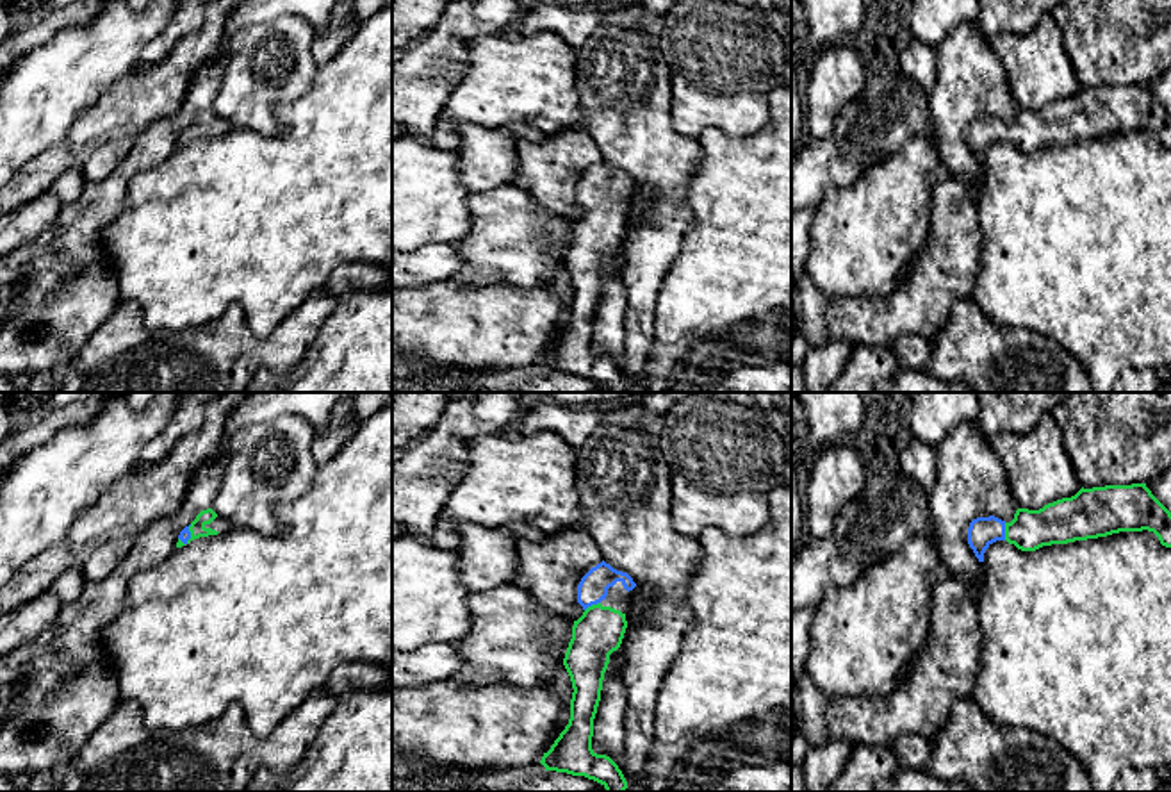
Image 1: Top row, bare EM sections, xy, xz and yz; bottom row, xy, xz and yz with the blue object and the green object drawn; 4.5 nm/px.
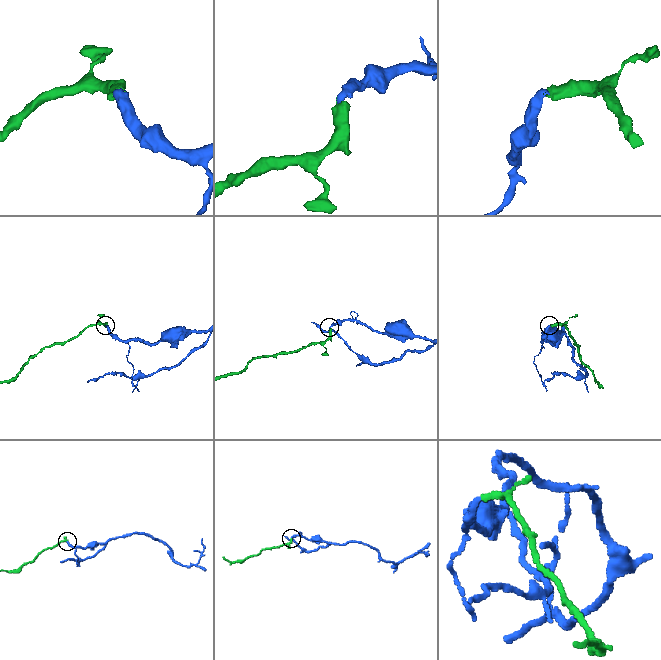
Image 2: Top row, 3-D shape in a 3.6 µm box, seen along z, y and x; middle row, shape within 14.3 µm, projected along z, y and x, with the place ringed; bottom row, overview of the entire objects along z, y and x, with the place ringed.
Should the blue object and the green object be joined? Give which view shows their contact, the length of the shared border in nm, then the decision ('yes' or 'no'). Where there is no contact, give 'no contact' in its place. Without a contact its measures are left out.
contact in yz; length 80 nm; yes

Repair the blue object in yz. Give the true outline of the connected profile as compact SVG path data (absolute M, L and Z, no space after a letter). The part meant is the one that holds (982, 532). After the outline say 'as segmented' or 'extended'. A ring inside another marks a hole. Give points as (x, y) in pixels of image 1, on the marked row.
M1146 483L1082 487L1075 496L1048 503L1039 510L1018 508L1011 523L995 516L977 517L970 523L968 544L979 562L984 562L986 549L996 540L1007 540L1021 551L1036 551L1043 546L1142 530L1153 532L1162 546L1171 548L1171 512L1151 494Z; extended

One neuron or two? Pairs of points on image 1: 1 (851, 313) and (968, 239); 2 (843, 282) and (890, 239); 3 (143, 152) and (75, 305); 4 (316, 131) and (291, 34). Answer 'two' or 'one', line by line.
1: one
2: one
3: one
4: two

